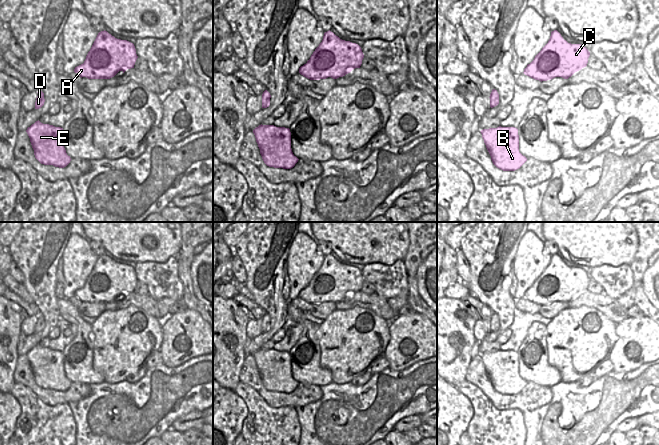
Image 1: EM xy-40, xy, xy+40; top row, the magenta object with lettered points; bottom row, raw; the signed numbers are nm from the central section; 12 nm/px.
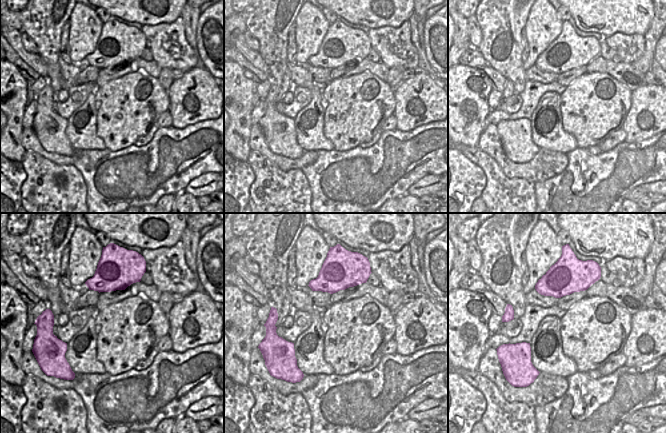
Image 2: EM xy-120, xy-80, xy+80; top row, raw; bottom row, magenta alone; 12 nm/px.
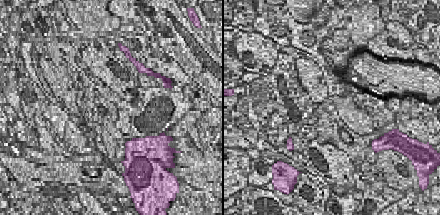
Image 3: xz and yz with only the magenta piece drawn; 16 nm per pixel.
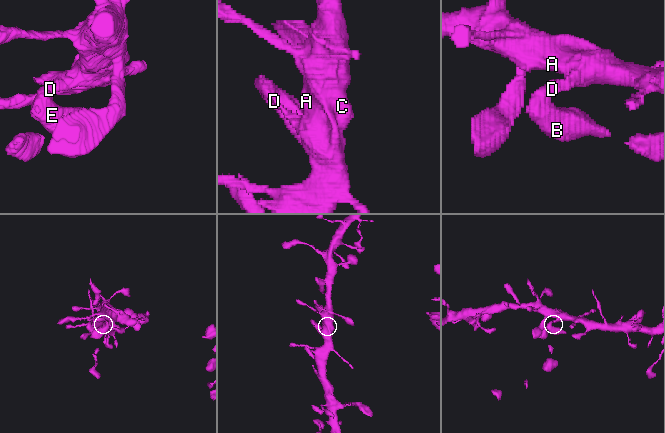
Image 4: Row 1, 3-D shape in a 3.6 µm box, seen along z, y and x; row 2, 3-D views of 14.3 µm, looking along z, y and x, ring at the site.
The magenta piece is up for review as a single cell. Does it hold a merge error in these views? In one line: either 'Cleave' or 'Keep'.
Keep.

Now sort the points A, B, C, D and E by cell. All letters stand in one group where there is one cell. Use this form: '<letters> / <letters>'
A B C D E

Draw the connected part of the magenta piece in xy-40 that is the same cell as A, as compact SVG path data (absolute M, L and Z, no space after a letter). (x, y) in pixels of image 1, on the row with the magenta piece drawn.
M104 30L98 33L84 63L75 67L74 72L81 78L110 79L119 71L124 73L127 69L134 68L137 58L138 56L133 43L127 40L117 39Z

